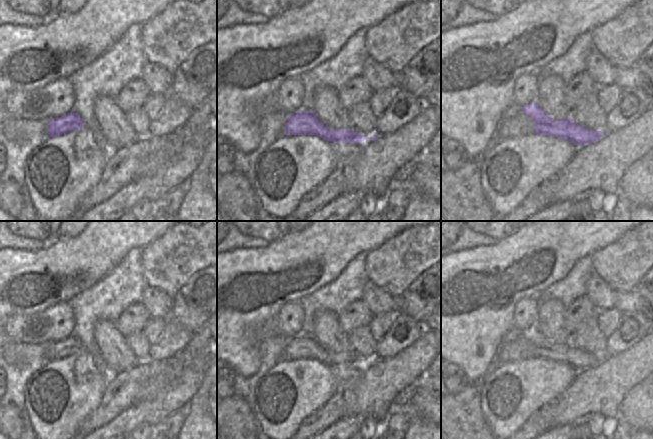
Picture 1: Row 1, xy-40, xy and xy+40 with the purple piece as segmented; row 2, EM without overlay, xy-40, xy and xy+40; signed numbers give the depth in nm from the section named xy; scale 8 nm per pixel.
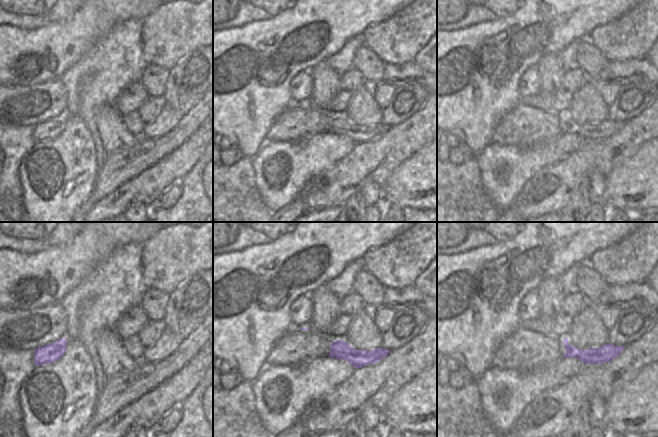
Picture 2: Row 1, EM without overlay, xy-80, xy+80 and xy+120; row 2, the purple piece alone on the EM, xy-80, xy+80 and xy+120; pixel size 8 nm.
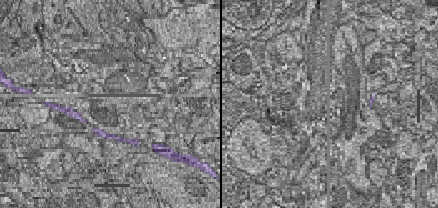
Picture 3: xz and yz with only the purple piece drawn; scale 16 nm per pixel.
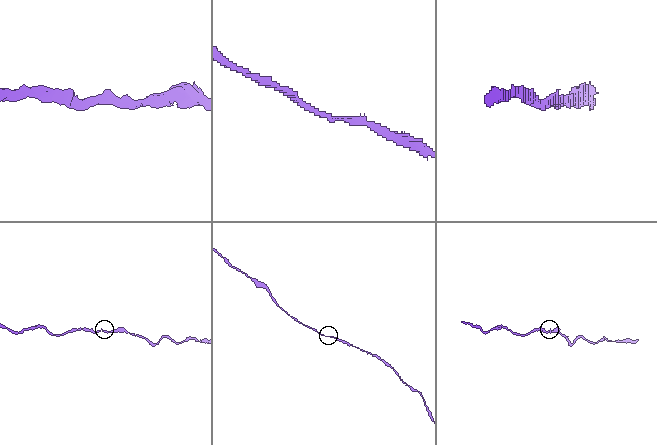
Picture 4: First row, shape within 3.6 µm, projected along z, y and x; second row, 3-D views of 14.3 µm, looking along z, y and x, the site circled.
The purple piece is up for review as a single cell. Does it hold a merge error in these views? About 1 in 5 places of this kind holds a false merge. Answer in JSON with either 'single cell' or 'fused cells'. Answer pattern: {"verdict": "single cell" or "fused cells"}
{"verdict": "single cell"}

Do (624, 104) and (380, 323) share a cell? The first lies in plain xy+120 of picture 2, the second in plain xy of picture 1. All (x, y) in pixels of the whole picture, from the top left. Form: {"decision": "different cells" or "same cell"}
{"decision": "different cells"}

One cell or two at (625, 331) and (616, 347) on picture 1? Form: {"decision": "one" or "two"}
{"decision": "one"}

